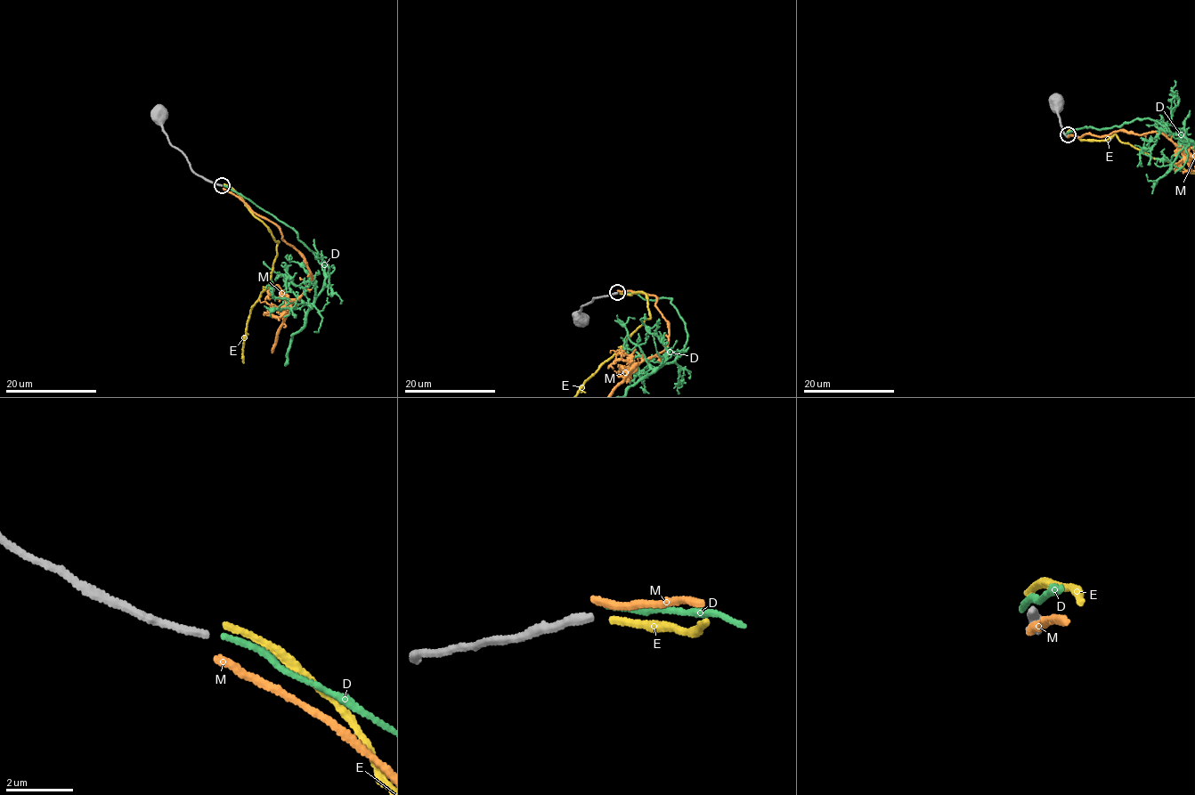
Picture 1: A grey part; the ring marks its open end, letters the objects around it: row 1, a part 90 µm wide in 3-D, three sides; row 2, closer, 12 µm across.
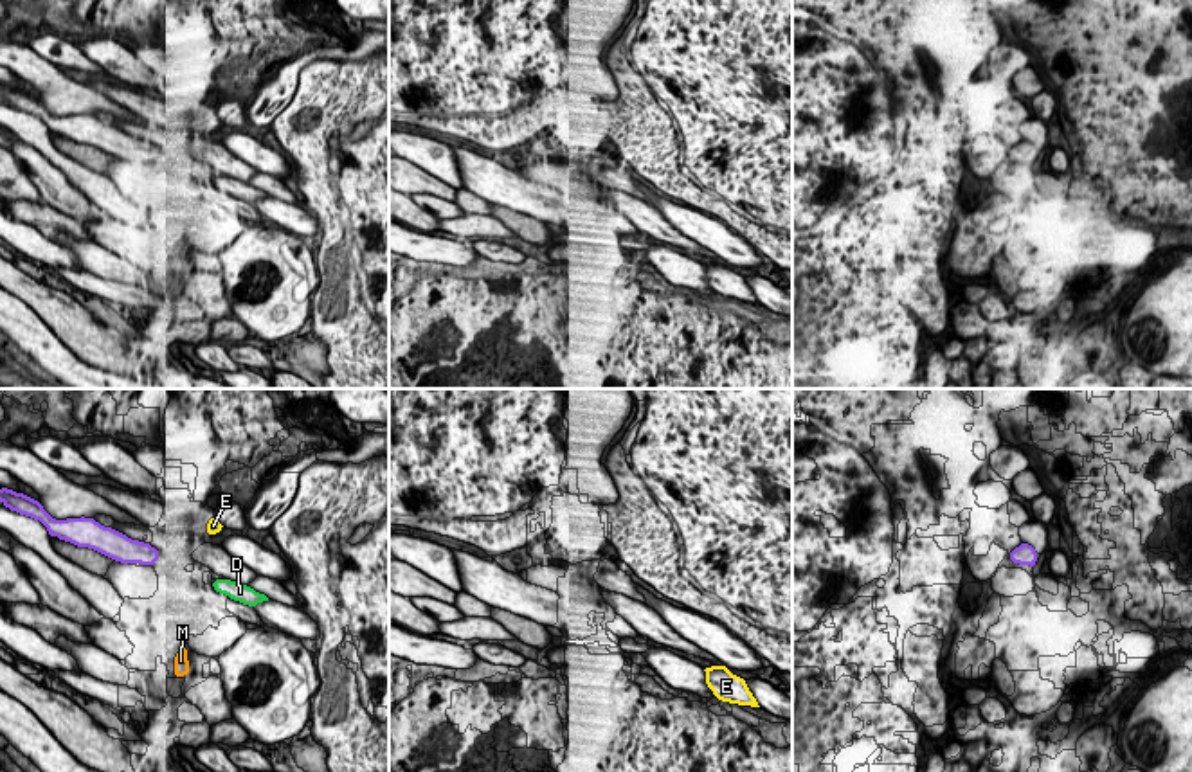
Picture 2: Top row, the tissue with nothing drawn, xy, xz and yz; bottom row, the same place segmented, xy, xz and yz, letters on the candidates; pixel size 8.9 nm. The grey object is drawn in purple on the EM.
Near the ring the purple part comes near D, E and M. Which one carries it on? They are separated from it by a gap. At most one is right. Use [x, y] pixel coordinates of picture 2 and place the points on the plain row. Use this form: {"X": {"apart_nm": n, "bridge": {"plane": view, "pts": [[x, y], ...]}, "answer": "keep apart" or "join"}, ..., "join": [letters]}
{"D": {"apart_nm": 550, "bridge": {"plane": "xy", "pts": [[157, 155], [213, 180]]}, "answer": "keep apart"}, "E": {"apart_nm": 480, "bridge": {"plane": "xy", "pts": [[157, 148], [207, 128]]}, "answer": "keep apart"}, "M": {"apart_nm": 800, "bridge": {"plane": "xy", "pts": [[152, 161], [182, 245]]}, "answer": "keep apart"}, "join": []}

